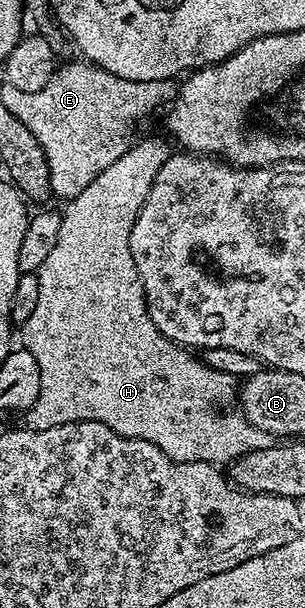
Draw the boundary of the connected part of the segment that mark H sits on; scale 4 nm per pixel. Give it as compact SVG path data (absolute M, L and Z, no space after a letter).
M148 138L142 141L139 139L116 162L98 174L90 182L90 185L83 192L80 192L78 197L67 203L68 208L62 214L58 240L56 240L54 248L51 249L49 256L46 257L38 271L38 305L34 308L30 320L22 323L22 330L24 330L23 349L28 350L30 356L34 356L34 361L38 364L38 372L42 372L42 392L38 392L38 400L34 400L34 404L26 412L27 425L34 430L45 430L46 428L54 428L58 424L97 422L98 424L106 424L106 428L118 432L118 436L123 438L150 440L150 444L162 448L162 452L166 452L166 456L170 456L176 462L231 464L237 458L246 456L250 452L264 450L266 447L273 445L274 439L271 434L251 426L246 420L246 416L239 409L224 410L231 402L233 405L237 401L237 378L226 372L214 372L214 368L207 366L203 357L196 355L195 358L192 355L195 353L191 349L182 348L180 343L172 342L166 336L160 334L154 320L148 315L148 303L144 298L142 280L138 276L138 268L134 264L134 256L129 248L130 232L133 231L134 220L140 215L142 204L145 203L146 196L149 195L153 180L155 180L161 164L168 159L171 152L172 148L160 138Z

